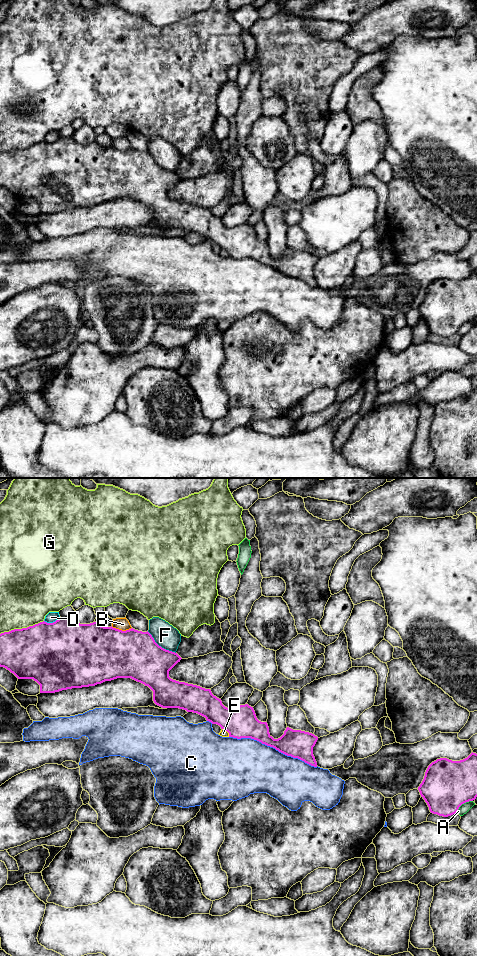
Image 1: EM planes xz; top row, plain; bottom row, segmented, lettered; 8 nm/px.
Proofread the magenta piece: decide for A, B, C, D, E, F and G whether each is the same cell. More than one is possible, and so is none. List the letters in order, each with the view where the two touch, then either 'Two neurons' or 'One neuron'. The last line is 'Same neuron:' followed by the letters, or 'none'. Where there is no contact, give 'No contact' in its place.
A: Touches magenta in xz. Two neurons
B: Touches magenta in xz. Two neurons
C: Touches magenta in xz. Two neurons
D: Touches magenta in xz. Two neurons
E: Touches magenta in xz. One neuron
F: Touches magenta in xz. Two neurons
G: Touches magenta in xz. Two neurons
Same neuron: E

